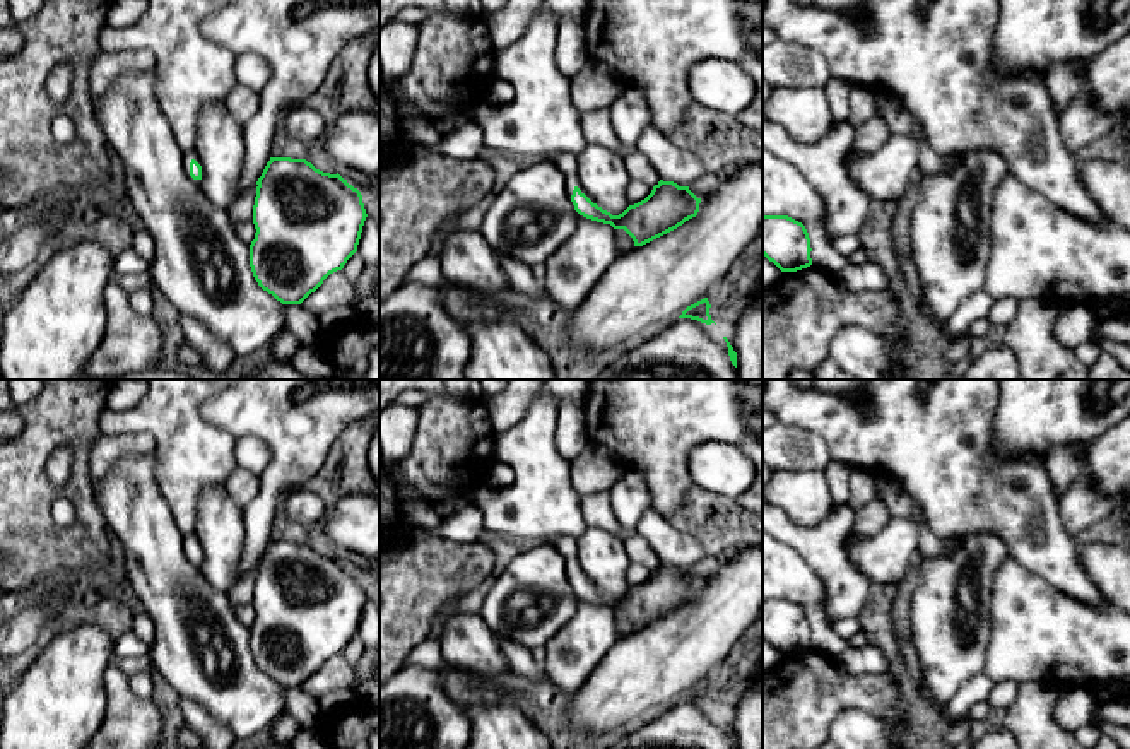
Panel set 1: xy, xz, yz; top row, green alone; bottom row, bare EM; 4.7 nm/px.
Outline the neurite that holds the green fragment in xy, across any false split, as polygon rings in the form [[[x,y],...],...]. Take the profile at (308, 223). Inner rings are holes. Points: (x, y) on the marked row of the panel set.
[[[270,157],[256,185],[256,233],[250,245],[253,277],[282,304],[301,304],[357,251],[368,217],[362,195],[338,173],[323,173],[306,159],[291,157]]]

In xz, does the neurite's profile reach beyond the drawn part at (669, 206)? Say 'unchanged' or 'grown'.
grown

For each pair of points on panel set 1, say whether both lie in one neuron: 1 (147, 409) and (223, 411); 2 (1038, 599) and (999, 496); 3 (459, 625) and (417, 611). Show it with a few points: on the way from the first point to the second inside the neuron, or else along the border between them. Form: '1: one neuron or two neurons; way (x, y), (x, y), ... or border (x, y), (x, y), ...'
1: two neurons; border (202, 401), (202, 414), (235, 435)
2: two neurons; border (1011, 556), (1060, 590)
3: two neurons; border (453, 606), (445, 613)

